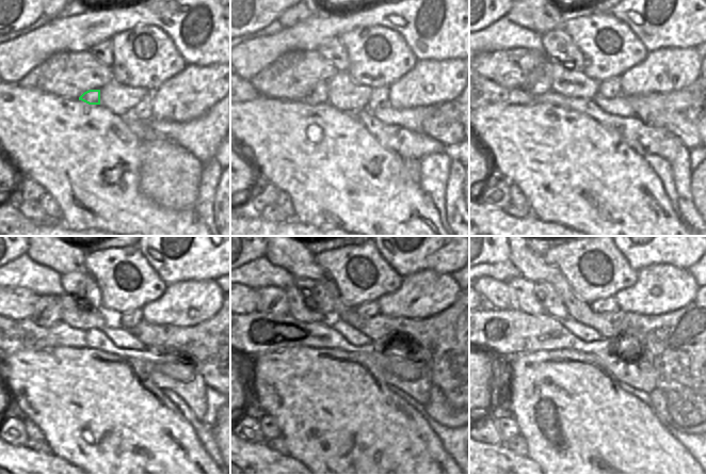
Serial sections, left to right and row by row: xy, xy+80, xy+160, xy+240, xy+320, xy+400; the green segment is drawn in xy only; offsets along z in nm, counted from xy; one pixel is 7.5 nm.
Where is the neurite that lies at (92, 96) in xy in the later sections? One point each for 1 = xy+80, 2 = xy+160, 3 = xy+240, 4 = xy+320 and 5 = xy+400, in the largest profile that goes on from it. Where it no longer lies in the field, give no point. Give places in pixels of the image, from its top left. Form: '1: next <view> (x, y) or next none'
1: next xy+80 (320, 94)
2: next xy+160 (540, 81)
3: next xy+240 (48, 310)
4: next xy+320 (271, 300)
5: next xy+400 (498, 295)

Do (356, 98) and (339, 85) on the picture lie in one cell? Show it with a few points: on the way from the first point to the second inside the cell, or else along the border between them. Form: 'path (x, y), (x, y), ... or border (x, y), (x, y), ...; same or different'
path (352, 97), (343, 90); same

